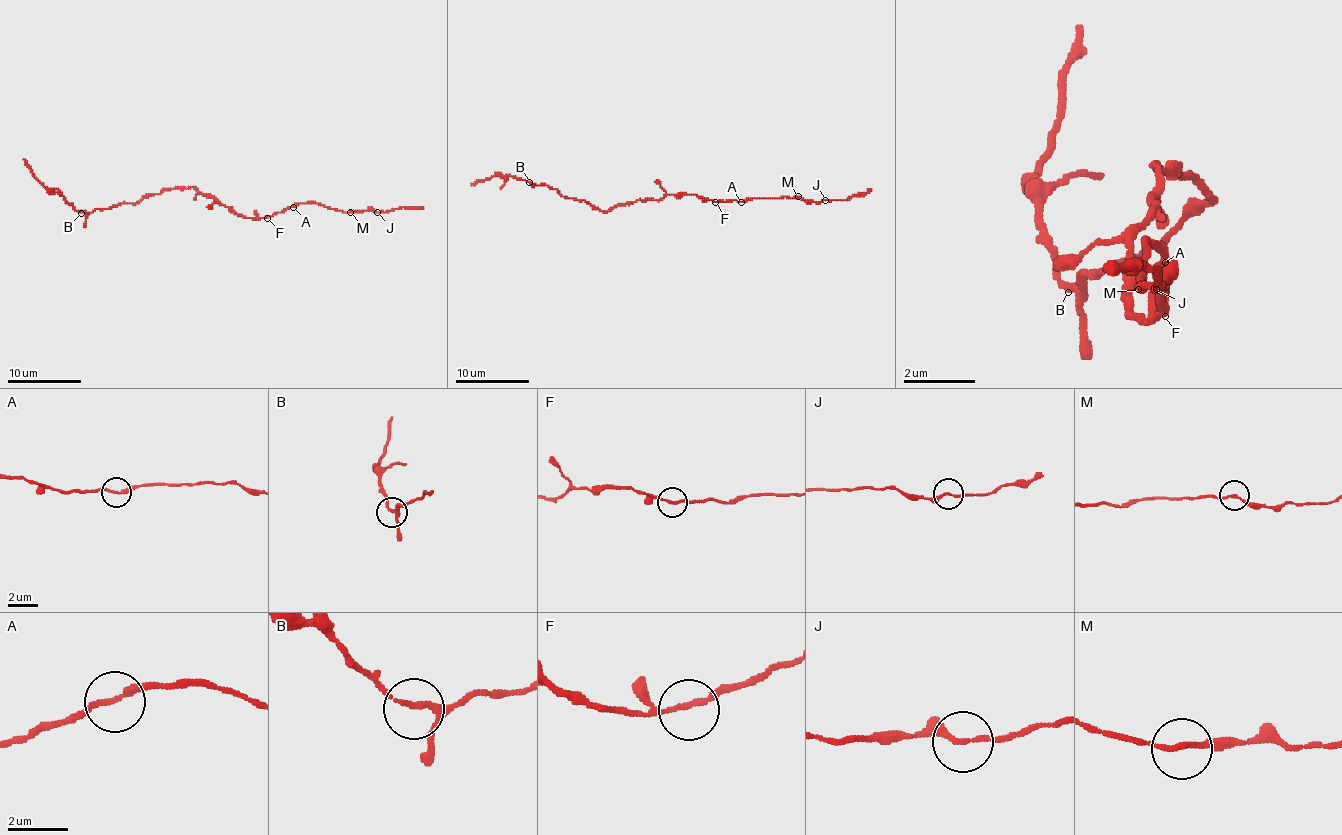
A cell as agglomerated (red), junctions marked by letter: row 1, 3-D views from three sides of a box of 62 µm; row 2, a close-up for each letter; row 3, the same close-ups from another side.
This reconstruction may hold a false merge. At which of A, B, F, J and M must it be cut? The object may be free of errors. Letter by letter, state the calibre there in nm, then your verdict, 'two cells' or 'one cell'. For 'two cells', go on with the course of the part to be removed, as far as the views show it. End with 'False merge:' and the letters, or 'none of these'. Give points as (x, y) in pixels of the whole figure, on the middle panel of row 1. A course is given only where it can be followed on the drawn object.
A: calibre 190 nm; one cell
B: calibre 130 nm; one cell
F: calibre 160 nm; one cell
J: calibre 150 nm; one cell
M: calibre 150 nm; one cell
False merge: none of these

